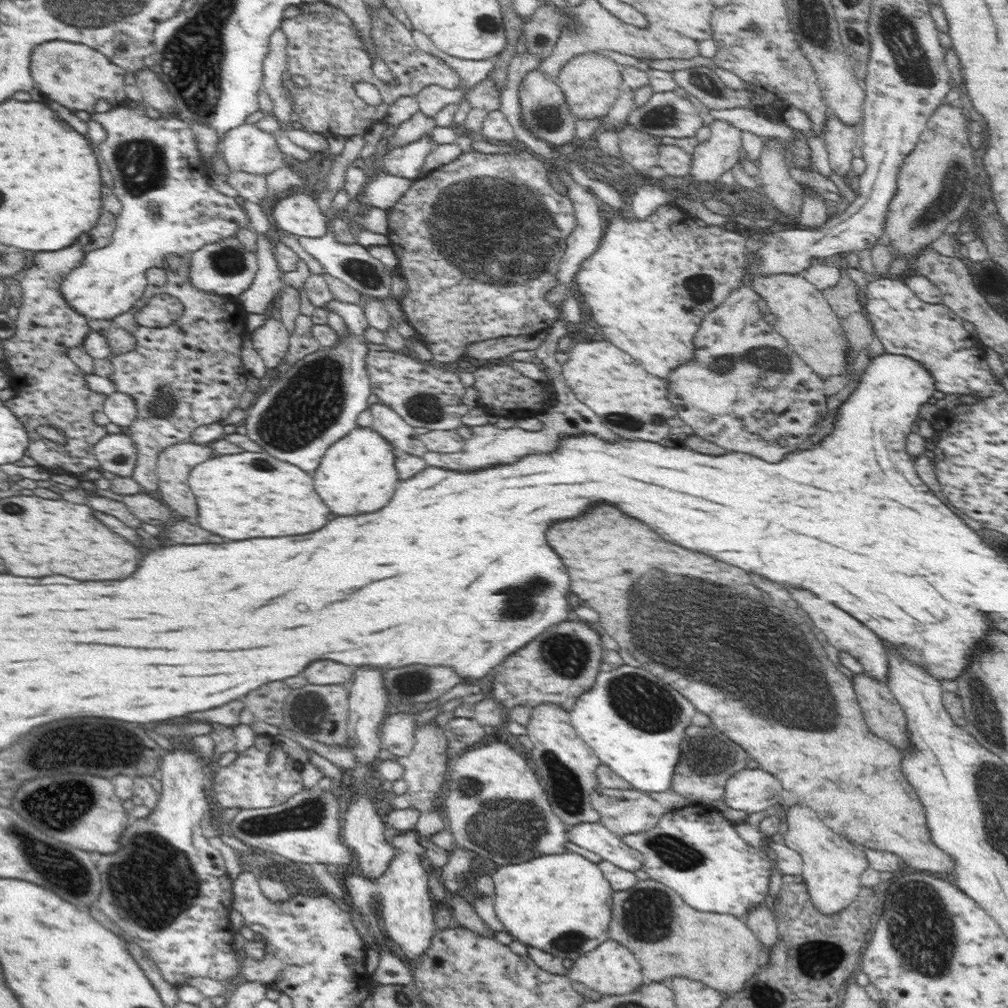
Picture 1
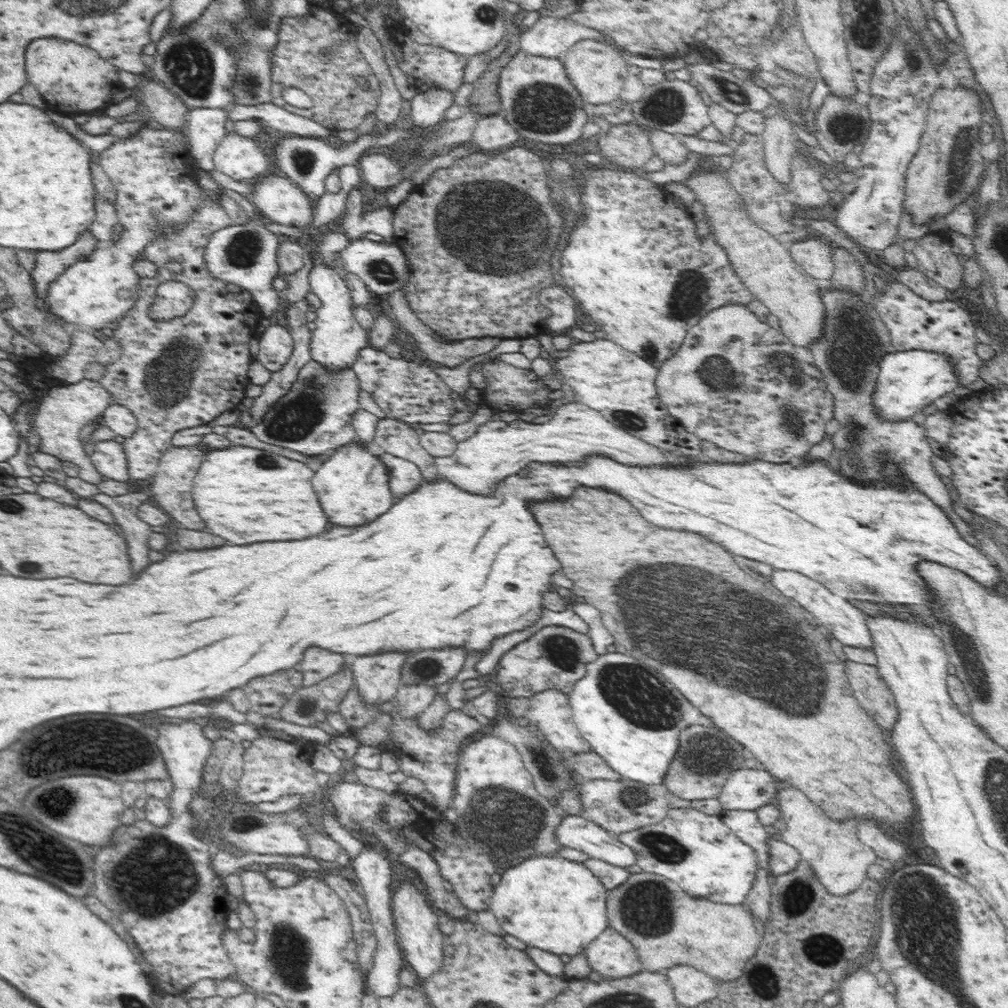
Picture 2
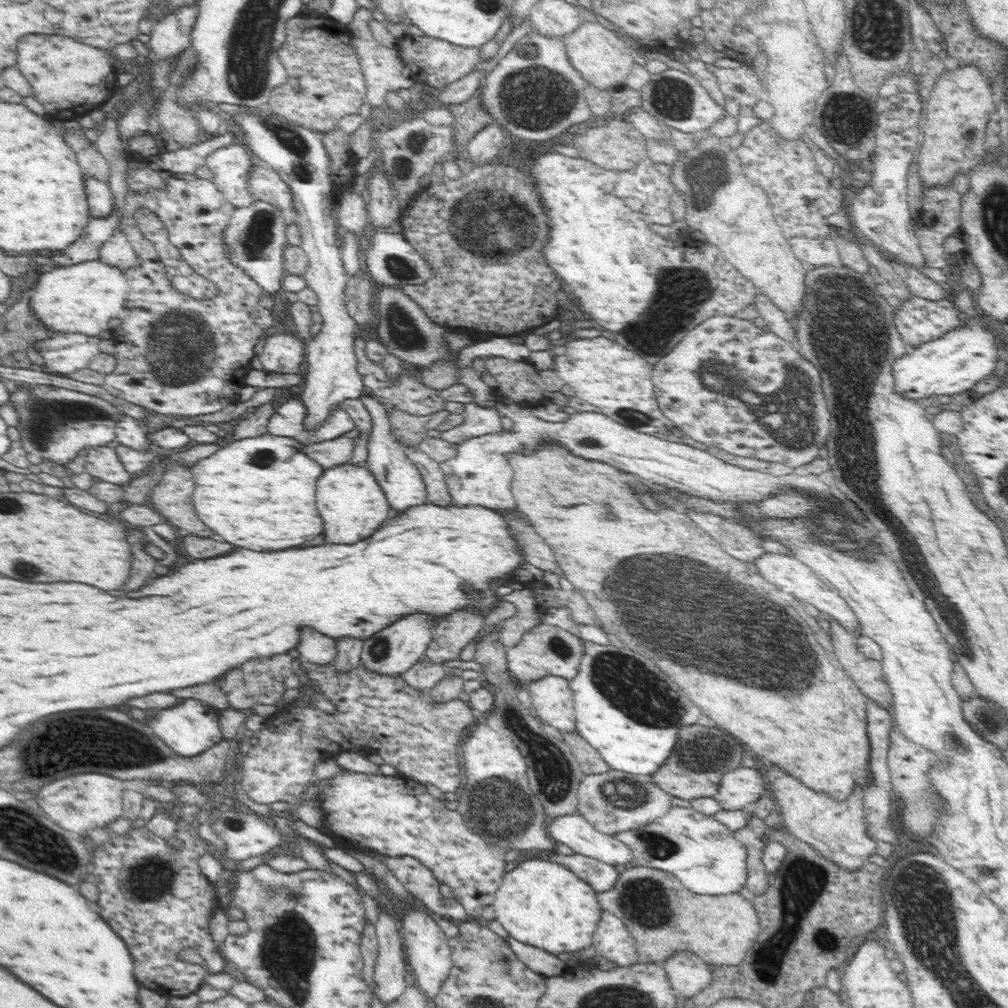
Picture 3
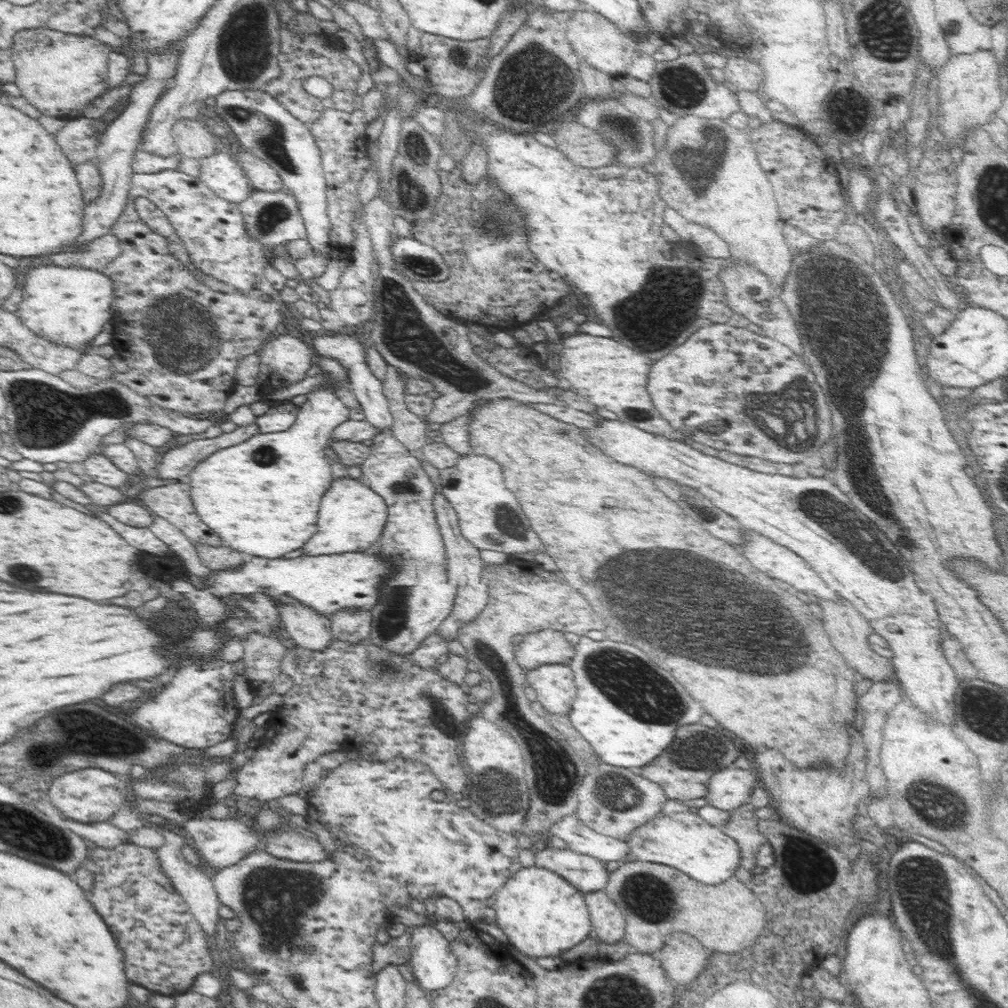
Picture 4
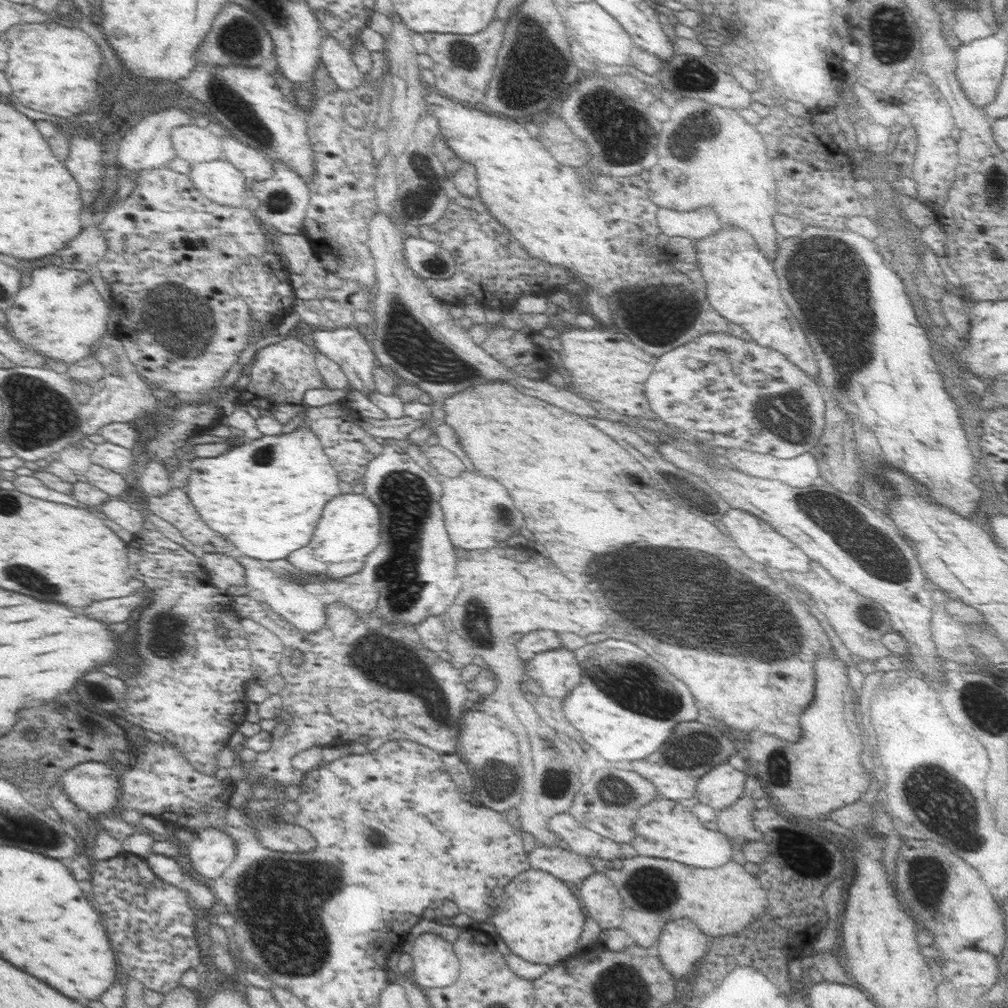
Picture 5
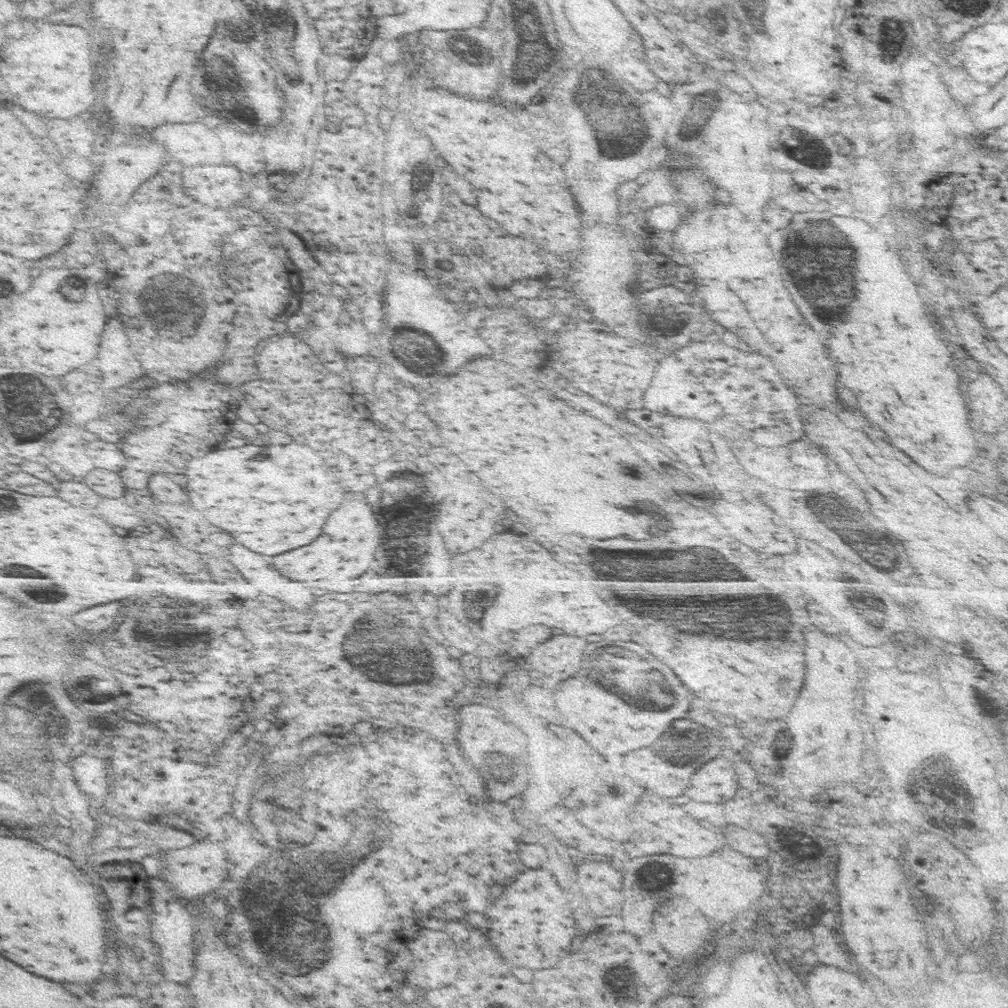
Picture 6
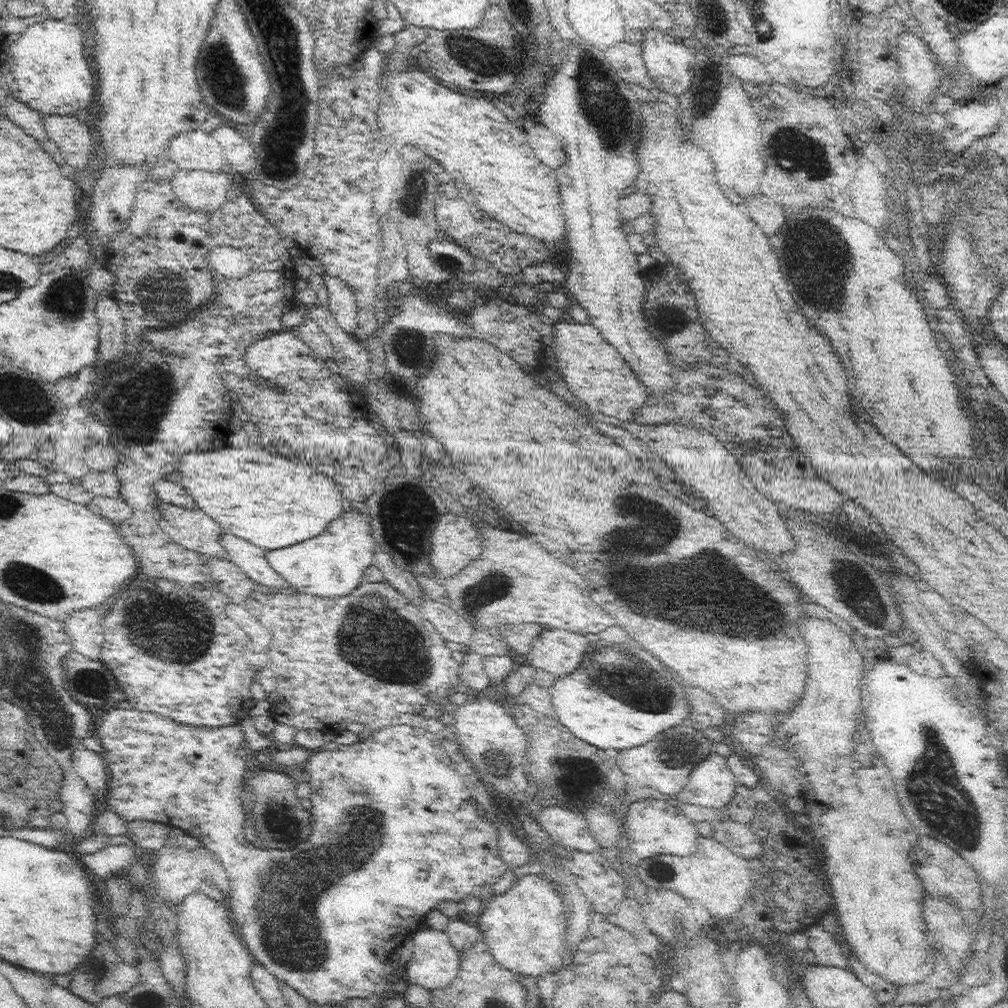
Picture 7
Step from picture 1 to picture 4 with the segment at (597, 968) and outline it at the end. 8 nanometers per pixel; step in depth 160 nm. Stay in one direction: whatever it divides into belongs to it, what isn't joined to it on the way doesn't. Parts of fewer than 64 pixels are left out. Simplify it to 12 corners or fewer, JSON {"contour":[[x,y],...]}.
{"contour":[[600,890],[586,894],[592,932],[606,944],[622,940],[625,916]]}

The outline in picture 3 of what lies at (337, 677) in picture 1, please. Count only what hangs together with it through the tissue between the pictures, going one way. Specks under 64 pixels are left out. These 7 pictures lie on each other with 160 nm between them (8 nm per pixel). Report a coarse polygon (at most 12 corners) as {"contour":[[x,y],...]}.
{"contour":[[302,628],[298,652],[318,665],[335,660],[336,642]]}

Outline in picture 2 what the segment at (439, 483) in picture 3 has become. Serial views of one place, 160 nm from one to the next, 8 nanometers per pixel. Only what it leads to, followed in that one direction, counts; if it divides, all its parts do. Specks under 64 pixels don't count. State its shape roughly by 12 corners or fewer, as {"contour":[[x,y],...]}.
{"contour":[[390,417],[374,441],[385,453],[413,462],[423,480],[439,480],[434,457],[416,430]]}

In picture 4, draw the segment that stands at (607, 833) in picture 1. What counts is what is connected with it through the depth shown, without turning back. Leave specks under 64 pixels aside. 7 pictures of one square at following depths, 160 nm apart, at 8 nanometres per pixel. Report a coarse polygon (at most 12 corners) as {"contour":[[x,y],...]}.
{"contour":[[574,816],[552,826],[574,852],[626,862],[626,842],[594,832]]}

